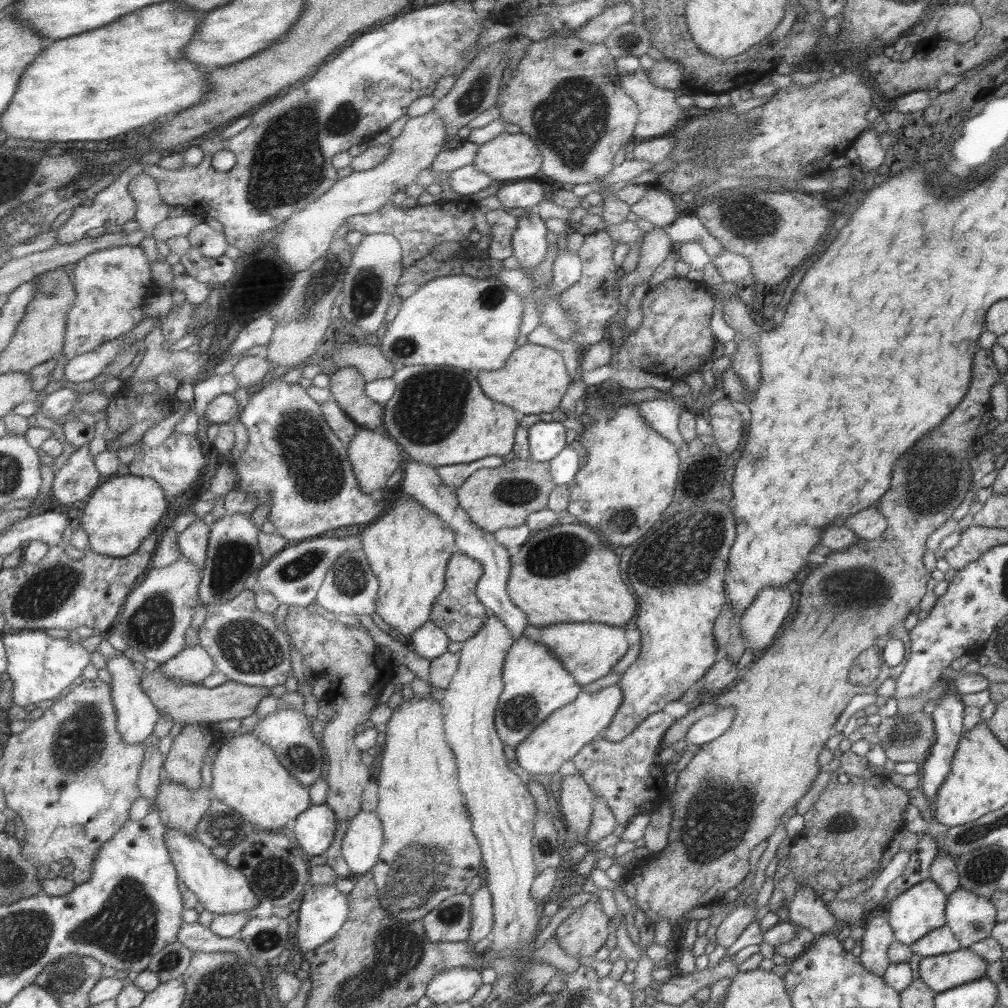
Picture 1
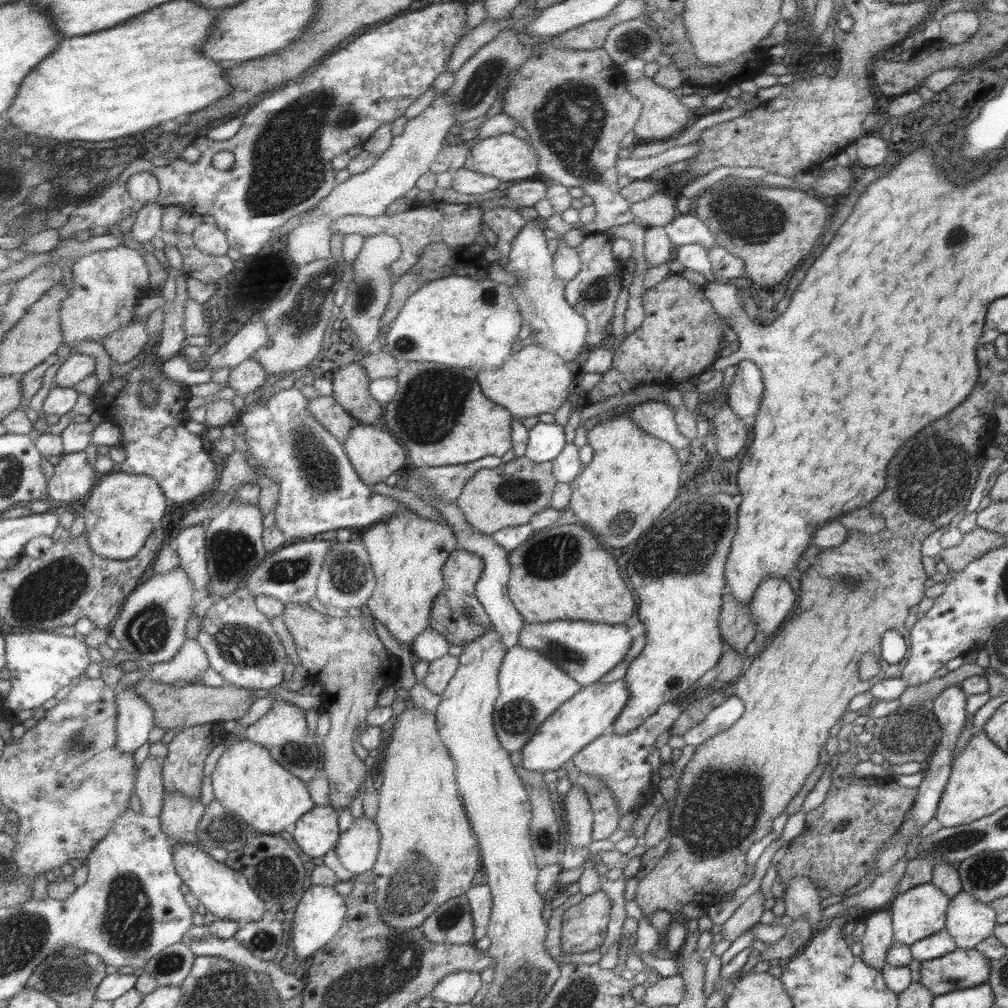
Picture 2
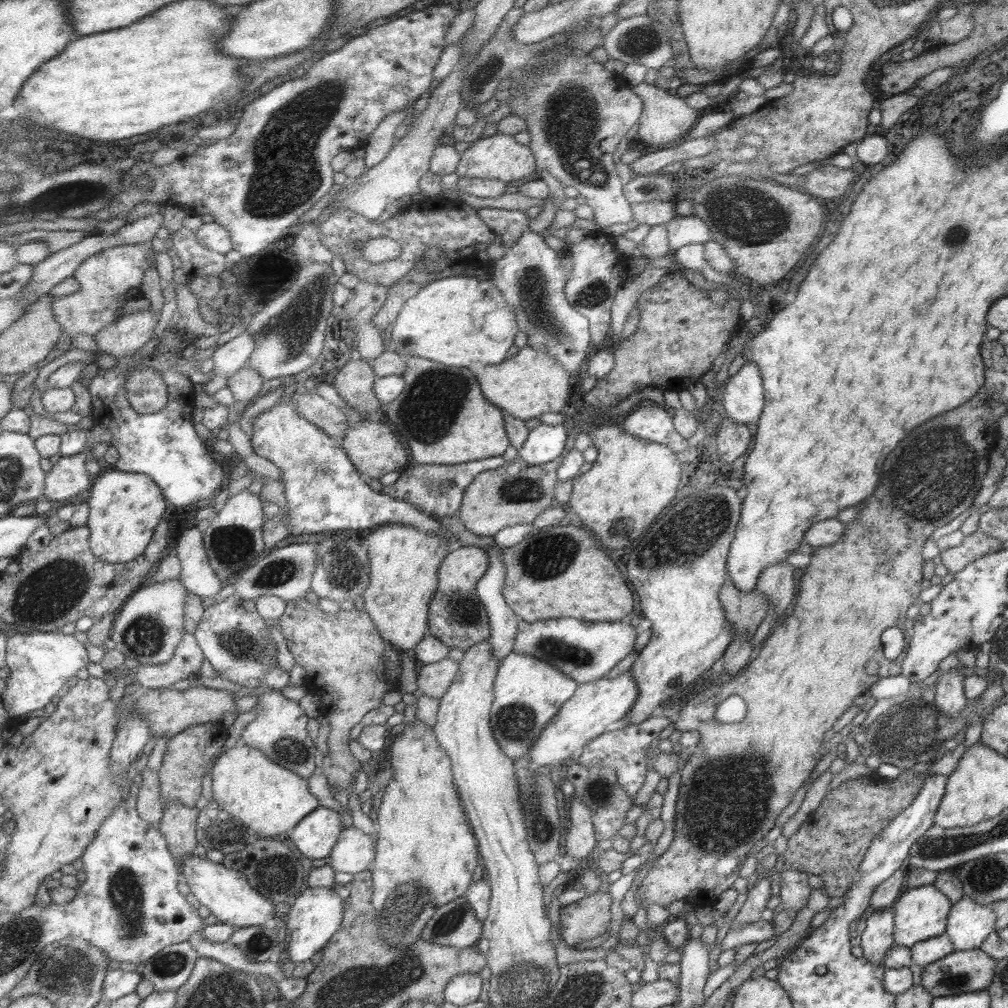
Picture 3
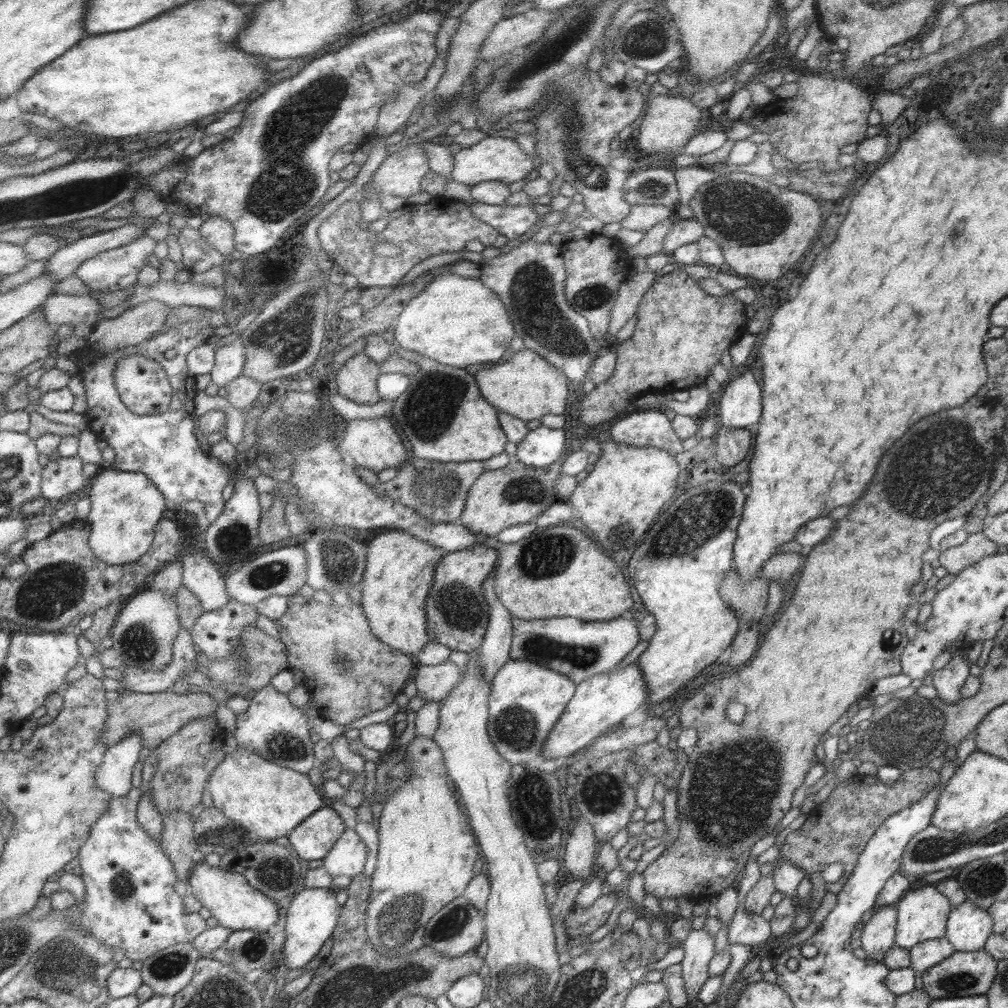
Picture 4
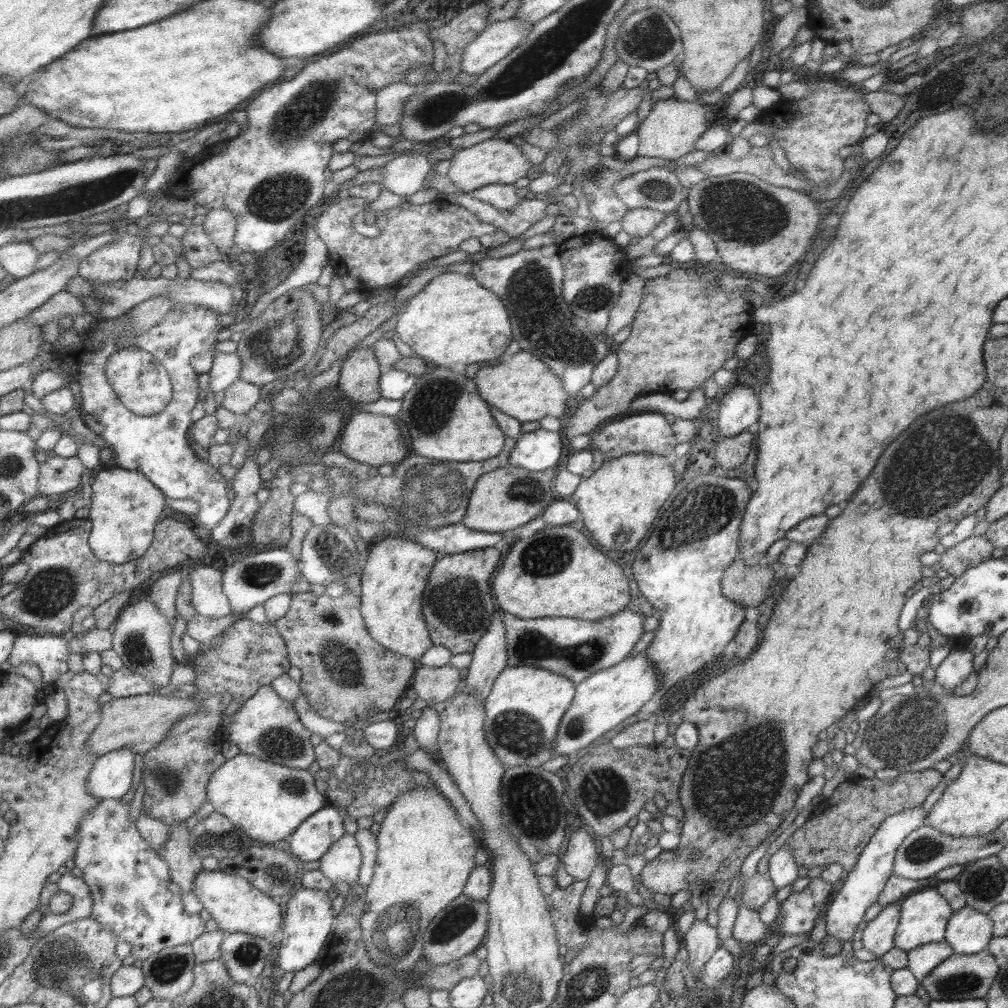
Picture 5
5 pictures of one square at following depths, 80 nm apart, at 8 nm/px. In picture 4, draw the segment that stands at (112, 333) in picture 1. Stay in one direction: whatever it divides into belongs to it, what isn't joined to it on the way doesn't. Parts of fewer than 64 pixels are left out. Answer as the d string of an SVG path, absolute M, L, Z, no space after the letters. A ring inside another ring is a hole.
M147 236L139 237L128 244L99 252L95 257L81 262L74 274L87 286L87 290L95 294L109 293L127 289L136 282L137 274L145 265L147 258L153 253L156 241ZM90 294L82 296L49 296L41 306L45 322L57 327L66 324L74 327L83 323L92 330L100 322L99 302Z

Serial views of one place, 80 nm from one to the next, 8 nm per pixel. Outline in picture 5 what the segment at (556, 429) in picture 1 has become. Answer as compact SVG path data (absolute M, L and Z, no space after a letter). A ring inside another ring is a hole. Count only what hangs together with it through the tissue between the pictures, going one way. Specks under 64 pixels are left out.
M537 428L524 432L508 453L508 464L528 471L544 471L555 467L561 456L561 436L558 431Z

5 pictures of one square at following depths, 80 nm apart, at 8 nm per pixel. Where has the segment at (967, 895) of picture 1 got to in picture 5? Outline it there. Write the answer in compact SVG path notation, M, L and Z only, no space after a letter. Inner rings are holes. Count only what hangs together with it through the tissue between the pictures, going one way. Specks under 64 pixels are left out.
M969 905L962 906L947 919L944 941L953 953L972 955L985 950L993 937L992 920Z

